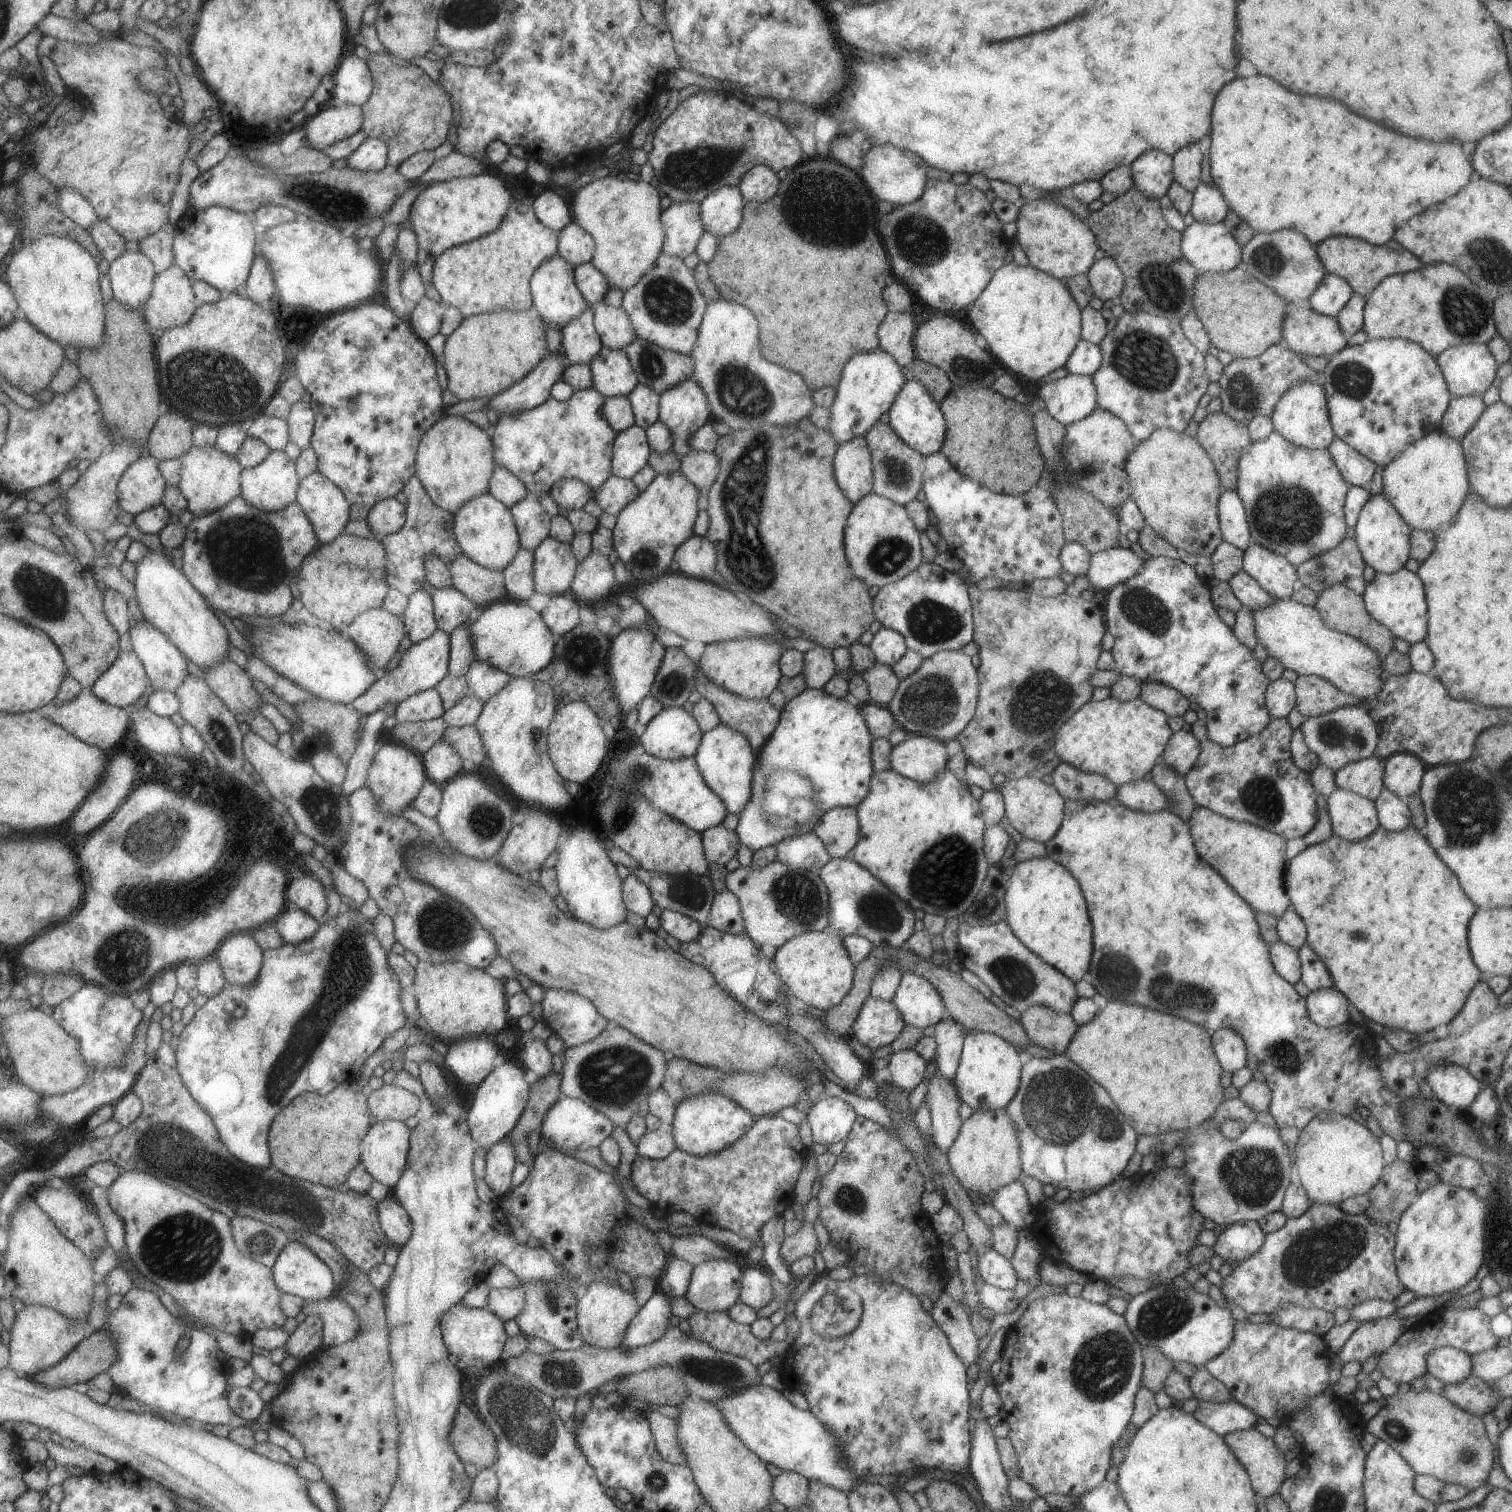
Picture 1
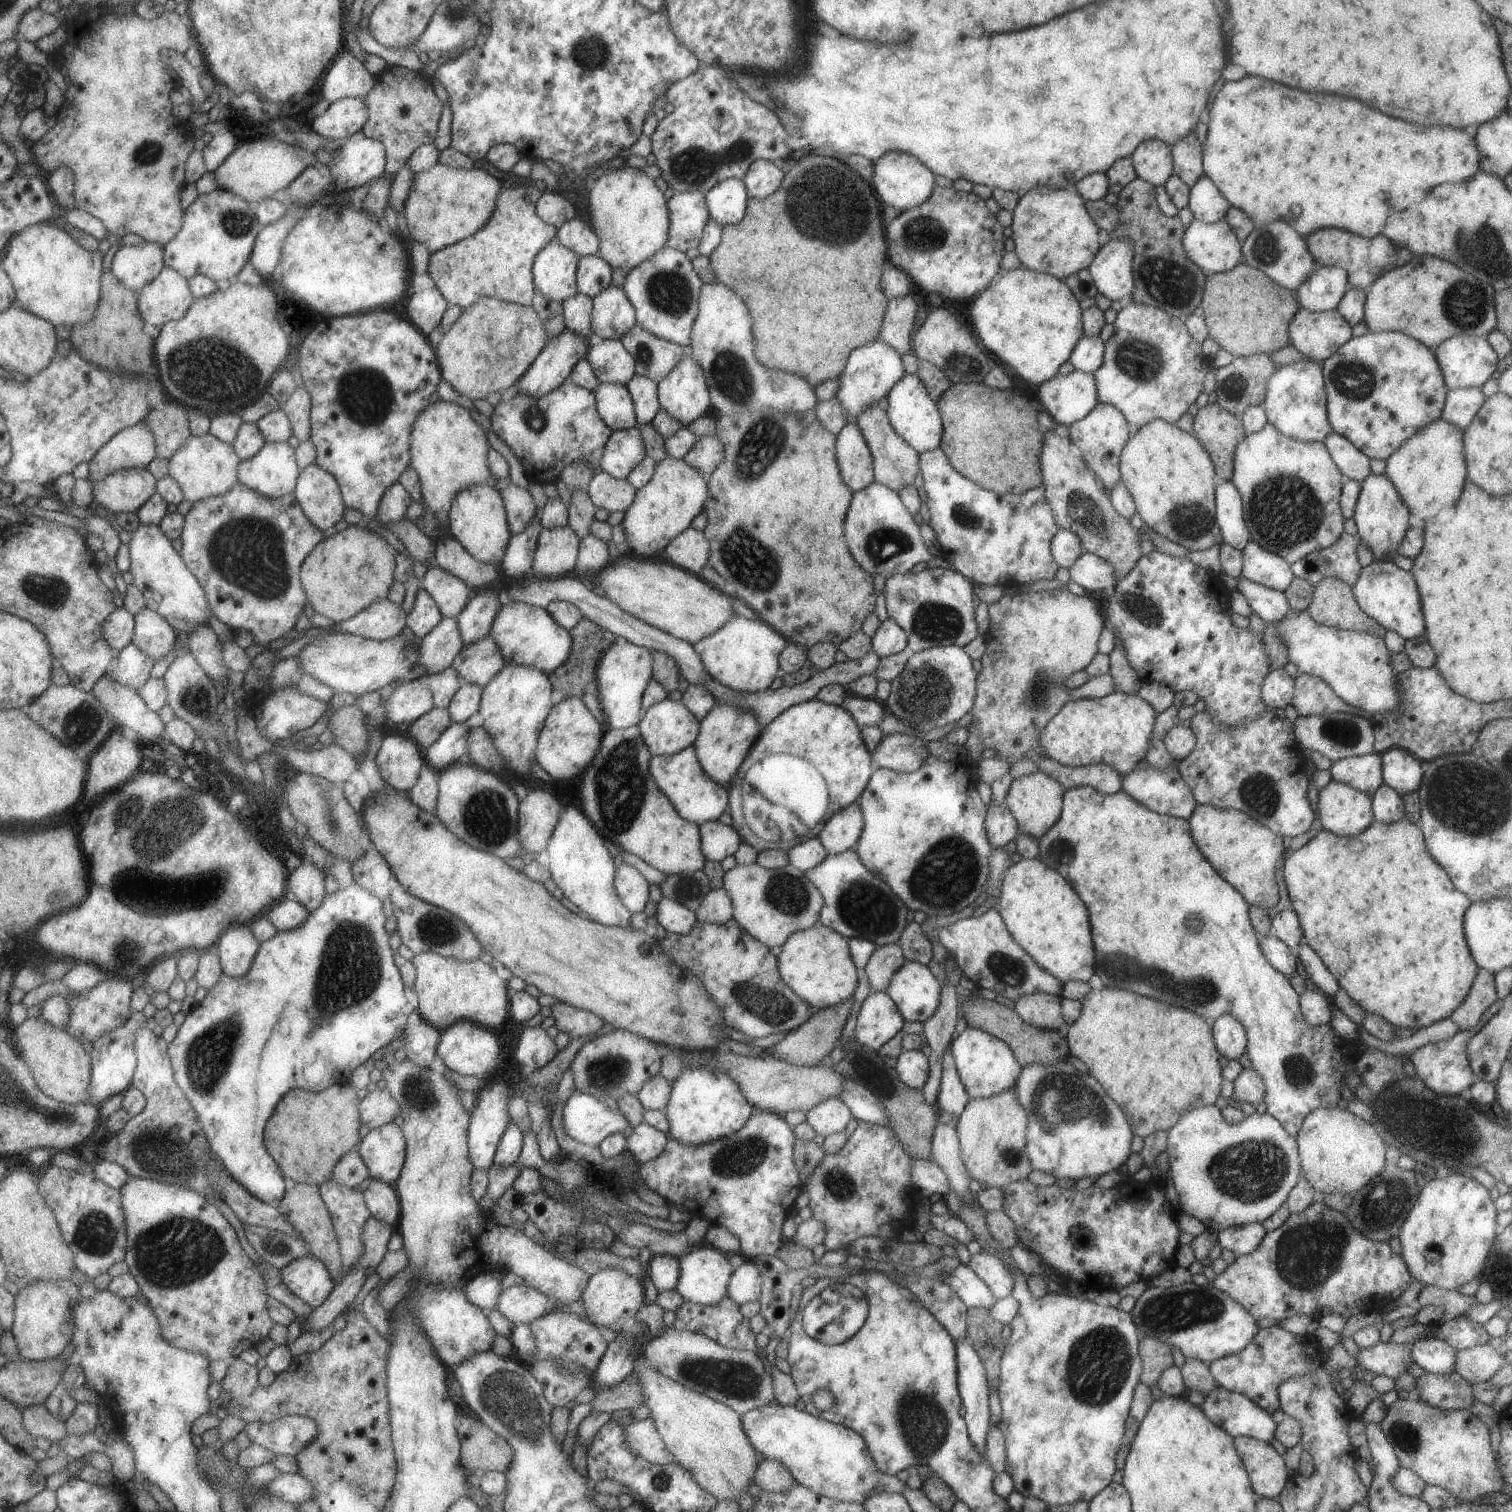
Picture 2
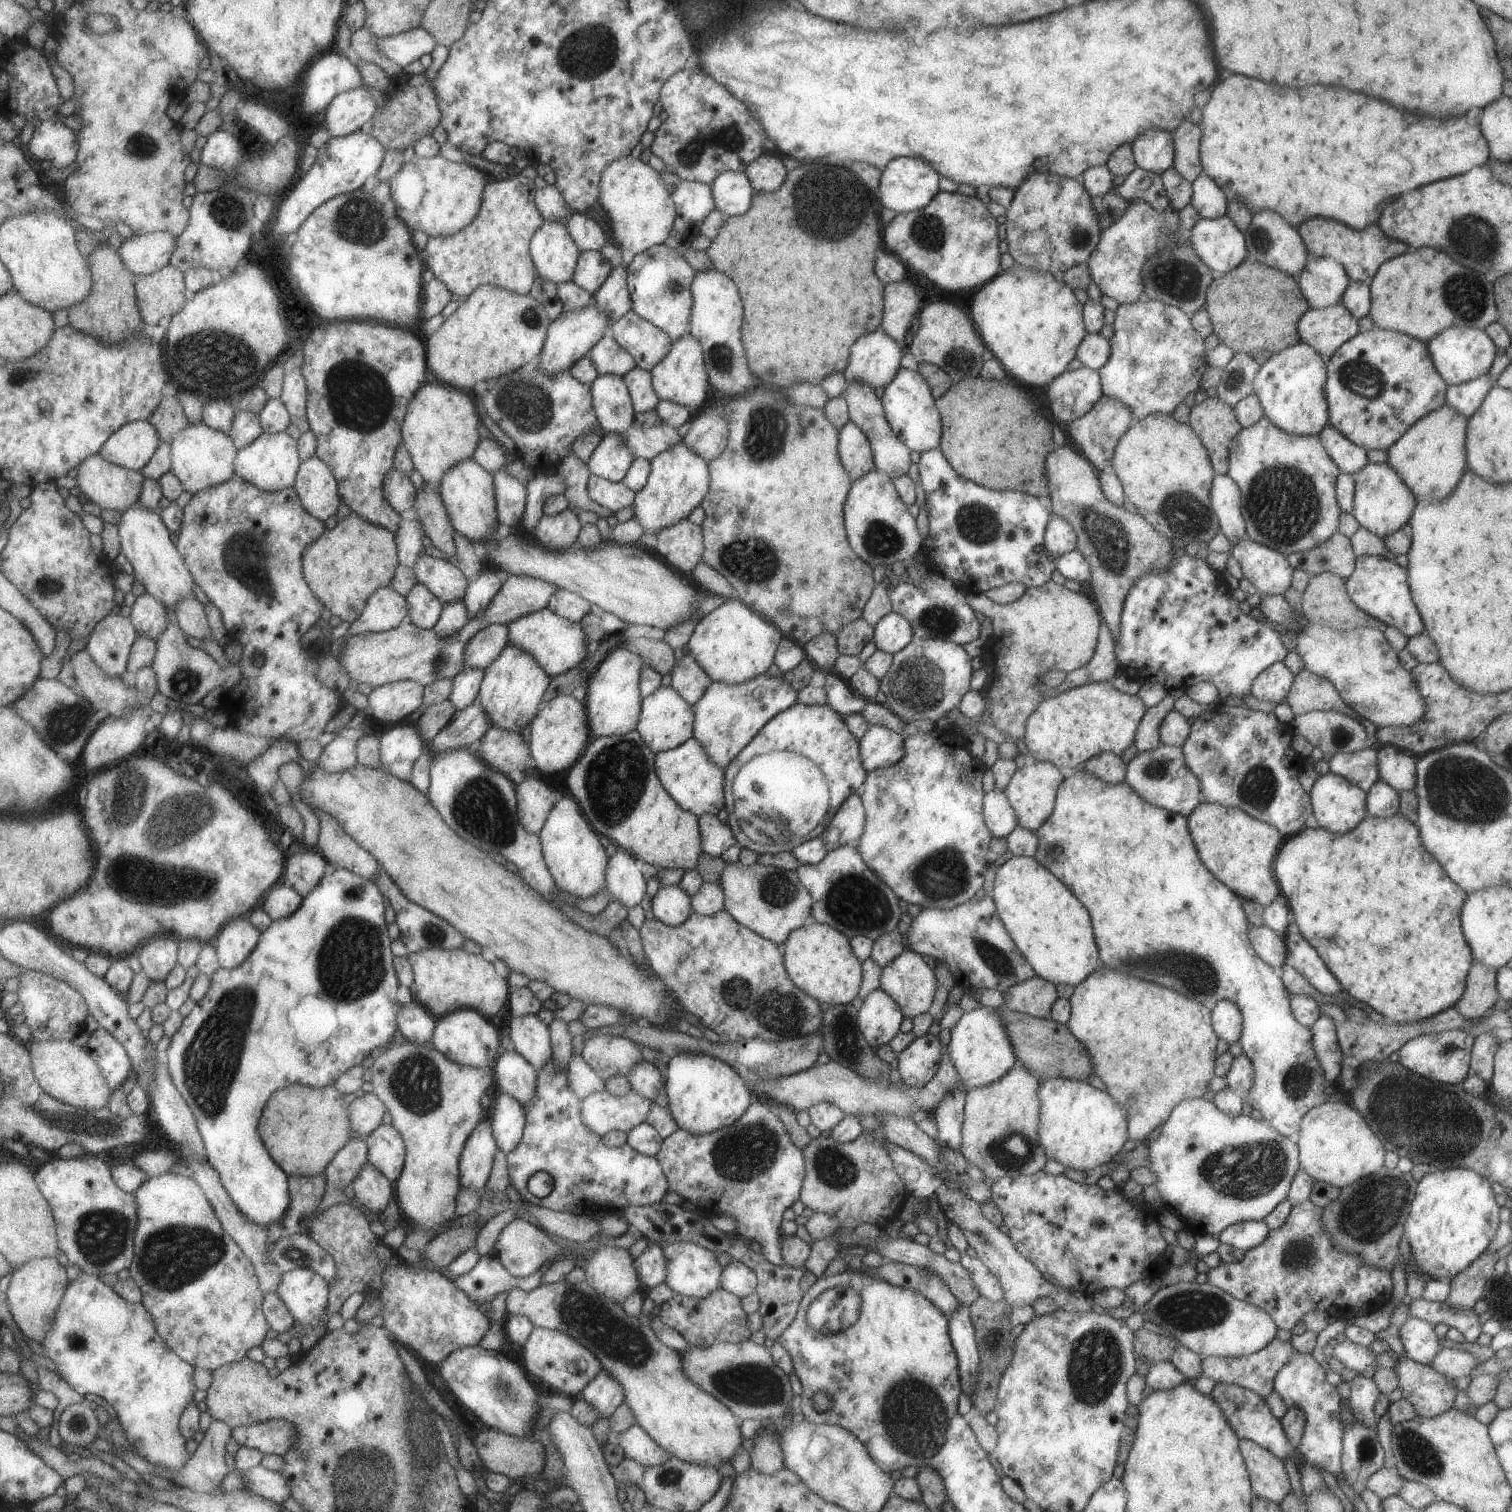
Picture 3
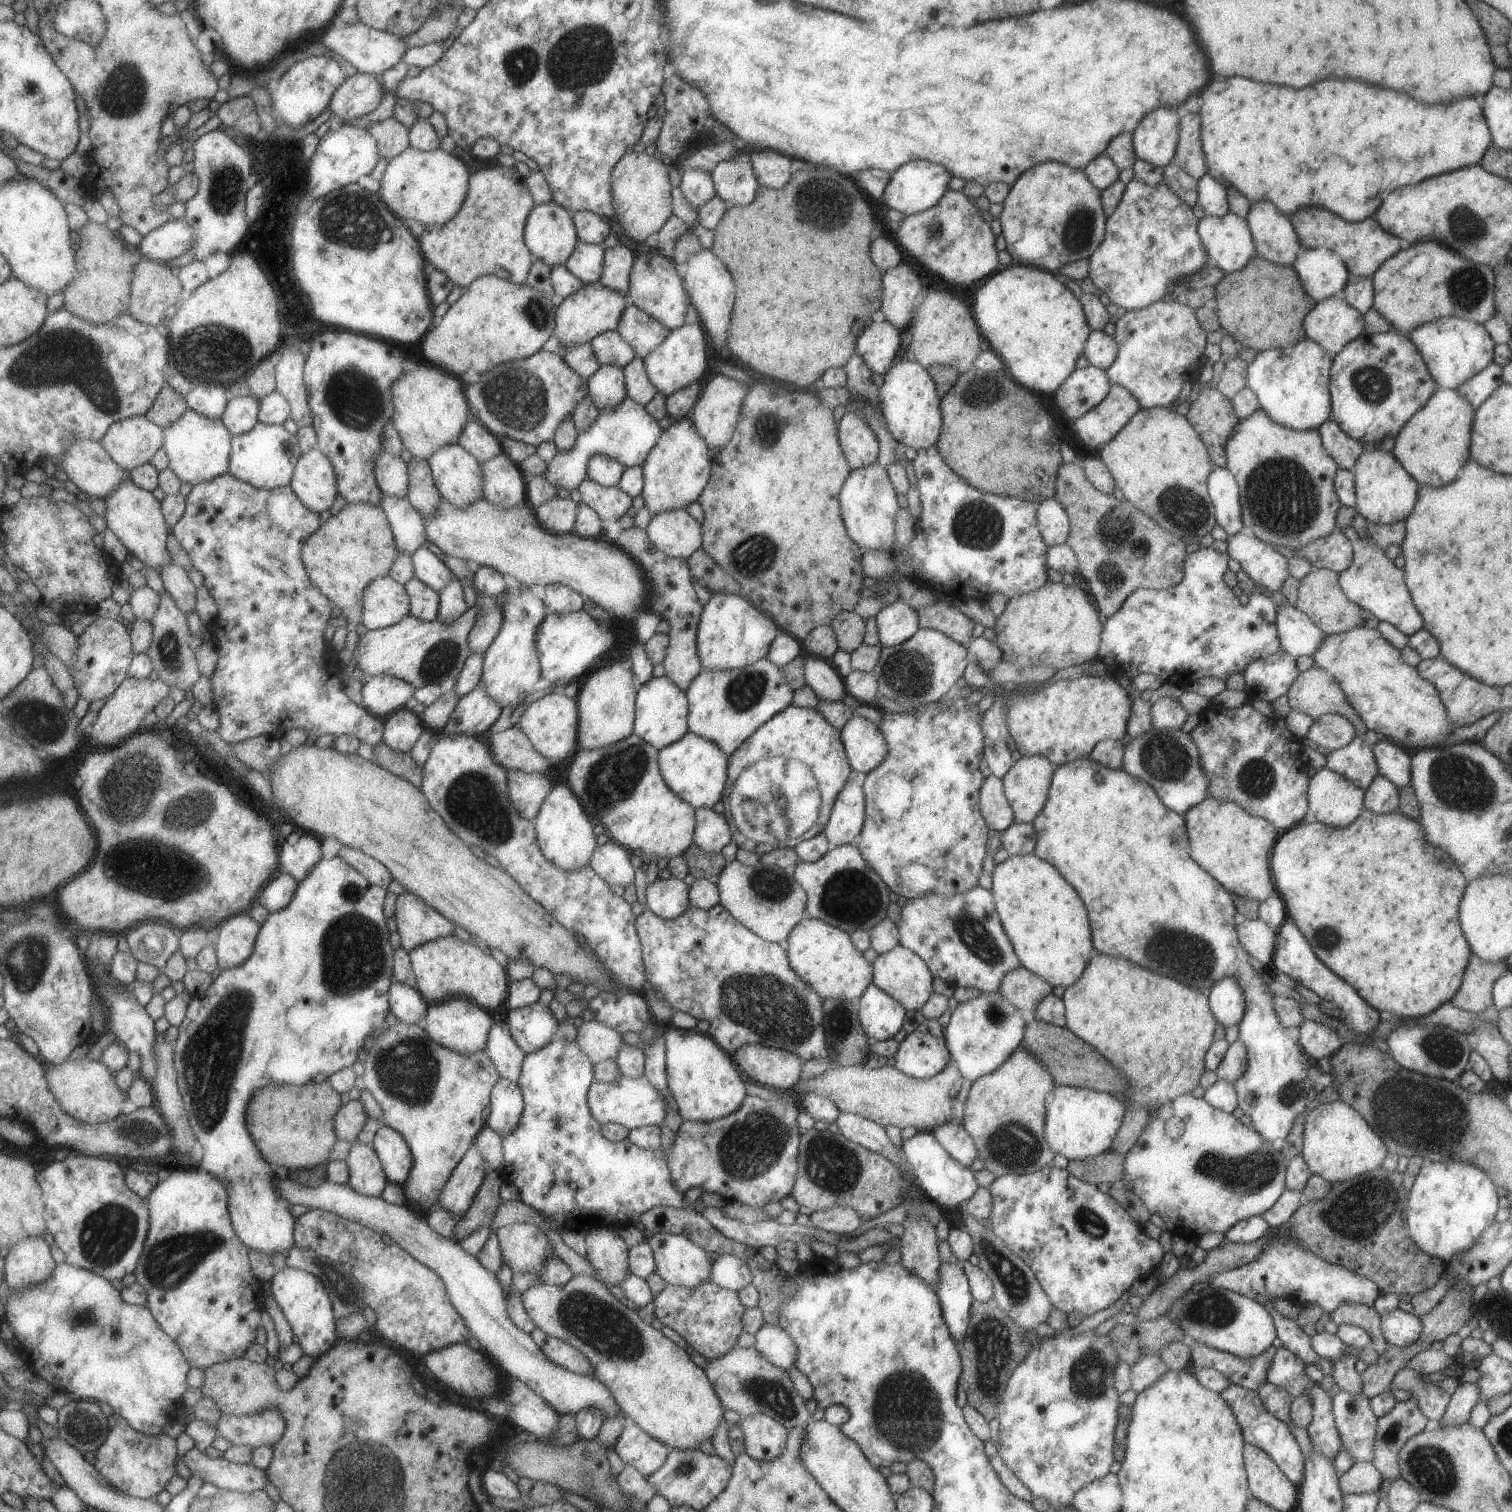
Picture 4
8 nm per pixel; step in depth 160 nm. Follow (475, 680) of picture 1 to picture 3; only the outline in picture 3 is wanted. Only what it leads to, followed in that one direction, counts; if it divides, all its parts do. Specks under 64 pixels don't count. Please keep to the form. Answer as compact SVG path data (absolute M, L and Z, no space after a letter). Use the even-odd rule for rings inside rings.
M497 623L480 630L468 645L465 666L486 670L495 662L508 644L508 628Z

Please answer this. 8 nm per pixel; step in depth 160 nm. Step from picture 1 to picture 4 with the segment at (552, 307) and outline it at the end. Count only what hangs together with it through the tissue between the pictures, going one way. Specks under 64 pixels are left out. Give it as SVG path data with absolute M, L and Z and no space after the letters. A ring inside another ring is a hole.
M553 200L534 204L524 227L524 244L528 246L536 260L543 260L549 267L557 266L557 264L565 265L577 240L572 214L567 209Z

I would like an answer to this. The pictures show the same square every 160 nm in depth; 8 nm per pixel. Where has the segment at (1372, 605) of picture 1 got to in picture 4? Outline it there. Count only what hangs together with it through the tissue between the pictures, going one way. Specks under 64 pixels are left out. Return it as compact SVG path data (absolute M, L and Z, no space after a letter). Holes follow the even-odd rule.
M1339 522L1336 529L1351 542L1351 549L1353 548L1349 568L1337 573L1339 587L1347 599L1375 616L1378 622L1391 624L1407 637L1424 629L1424 621L1413 606L1409 590L1406 588L1404 570L1394 566L1393 561L1389 560L1373 542L1361 540L1352 526L1344 528L1342 522Z

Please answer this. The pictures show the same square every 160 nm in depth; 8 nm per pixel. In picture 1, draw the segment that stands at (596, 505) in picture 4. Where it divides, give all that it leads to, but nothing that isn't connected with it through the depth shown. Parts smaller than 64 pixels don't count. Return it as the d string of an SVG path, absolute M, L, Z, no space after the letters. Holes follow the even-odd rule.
M609 475L594 494L593 500L602 512L616 515L638 495L638 491L631 479Z

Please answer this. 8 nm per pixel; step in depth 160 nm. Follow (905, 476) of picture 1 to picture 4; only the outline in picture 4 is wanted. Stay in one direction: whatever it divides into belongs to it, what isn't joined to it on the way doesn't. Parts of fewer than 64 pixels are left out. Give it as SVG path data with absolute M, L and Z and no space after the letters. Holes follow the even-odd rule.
M853 352L844 367L849 390L849 404L844 406L844 410L857 412L869 424L873 434L877 436L879 442L879 454L876 463L881 467L896 462L895 440L887 431L883 416L880 415L880 404L878 400L878 388L871 381L871 370L863 364L863 358L857 352Z

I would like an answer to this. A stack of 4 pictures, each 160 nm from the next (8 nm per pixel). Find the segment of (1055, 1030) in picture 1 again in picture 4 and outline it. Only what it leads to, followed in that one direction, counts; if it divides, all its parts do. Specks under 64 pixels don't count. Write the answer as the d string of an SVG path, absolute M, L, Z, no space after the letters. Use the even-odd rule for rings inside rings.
M1018 967L1009 970L1001 978L998 992L1011 1006L1029 1016L1033 1008L1039 1004L1039 1000L1051 994L1051 988L1039 976L1033 975L1025 968Z

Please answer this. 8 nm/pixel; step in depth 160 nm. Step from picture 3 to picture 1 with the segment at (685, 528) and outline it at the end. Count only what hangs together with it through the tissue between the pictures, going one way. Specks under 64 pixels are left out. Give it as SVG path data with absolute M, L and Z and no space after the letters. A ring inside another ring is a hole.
M691 535L674 552L673 569L688 577L709 581L715 572L716 550L707 537Z

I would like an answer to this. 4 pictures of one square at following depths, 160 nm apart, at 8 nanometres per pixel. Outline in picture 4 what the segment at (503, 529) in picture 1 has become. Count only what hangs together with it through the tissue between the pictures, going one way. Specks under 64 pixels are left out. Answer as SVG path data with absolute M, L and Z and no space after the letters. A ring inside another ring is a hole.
M445 444L429 458L439 493L459 508L486 498L480 461L460 444Z

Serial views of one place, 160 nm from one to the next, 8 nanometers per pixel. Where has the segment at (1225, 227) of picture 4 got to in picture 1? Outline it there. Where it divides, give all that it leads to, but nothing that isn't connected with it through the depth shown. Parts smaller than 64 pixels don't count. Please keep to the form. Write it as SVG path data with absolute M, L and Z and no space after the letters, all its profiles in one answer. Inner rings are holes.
M1193 221L1183 229L1180 251L1185 260L1189 261L1199 272L1222 273L1241 265L1240 246L1221 223L1207 224Z

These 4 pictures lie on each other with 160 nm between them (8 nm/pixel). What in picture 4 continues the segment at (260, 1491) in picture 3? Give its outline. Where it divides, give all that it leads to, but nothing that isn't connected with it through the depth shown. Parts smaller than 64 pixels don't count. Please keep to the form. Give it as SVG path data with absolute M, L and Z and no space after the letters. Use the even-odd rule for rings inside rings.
M193 1447L183 1456L190 1476L199 1474L205 1484L215 1484L221 1491L257 1492L269 1486L269 1474L253 1464L235 1464L222 1458L210 1458L199 1448Z

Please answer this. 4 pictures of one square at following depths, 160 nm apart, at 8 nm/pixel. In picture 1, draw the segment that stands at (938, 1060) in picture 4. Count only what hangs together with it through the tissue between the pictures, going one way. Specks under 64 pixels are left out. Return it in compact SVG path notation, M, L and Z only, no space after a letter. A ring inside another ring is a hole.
M915 1049L892 1053L886 1066L891 1074L889 1084L905 1092L913 1090L923 1080L927 1068L926 1060Z

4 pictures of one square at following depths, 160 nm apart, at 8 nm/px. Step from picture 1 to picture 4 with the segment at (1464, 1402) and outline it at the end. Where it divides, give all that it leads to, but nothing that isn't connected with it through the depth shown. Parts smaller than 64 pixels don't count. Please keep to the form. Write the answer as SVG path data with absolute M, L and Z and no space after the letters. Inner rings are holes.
M1343 1302L1333 1312L1329 1313L1329 1317L1335 1325L1349 1324L1363 1328L1371 1336L1371 1348L1376 1353L1383 1354L1387 1348L1390 1348L1390 1345L1381 1336L1380 1316L1372 1307ZM1405 1367L1395 1373L1388 1390L1409 1391L1410 1398L1415 1398L1419 1411L1430 1424L1441 1419L1450 1400L1449 1389L1441 1389L1435 1384L1425 1382L1419 1372Z

